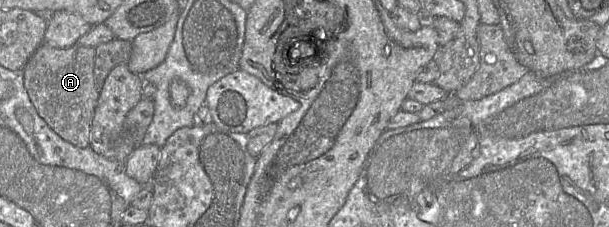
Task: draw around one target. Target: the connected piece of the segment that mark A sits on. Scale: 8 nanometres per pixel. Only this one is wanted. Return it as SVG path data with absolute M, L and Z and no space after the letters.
M42 43L23 68L24 87L39 116L63 140L80 148L90 144L92 120L99 97L94 78L94 58L93 47L75 44L61 49Z

